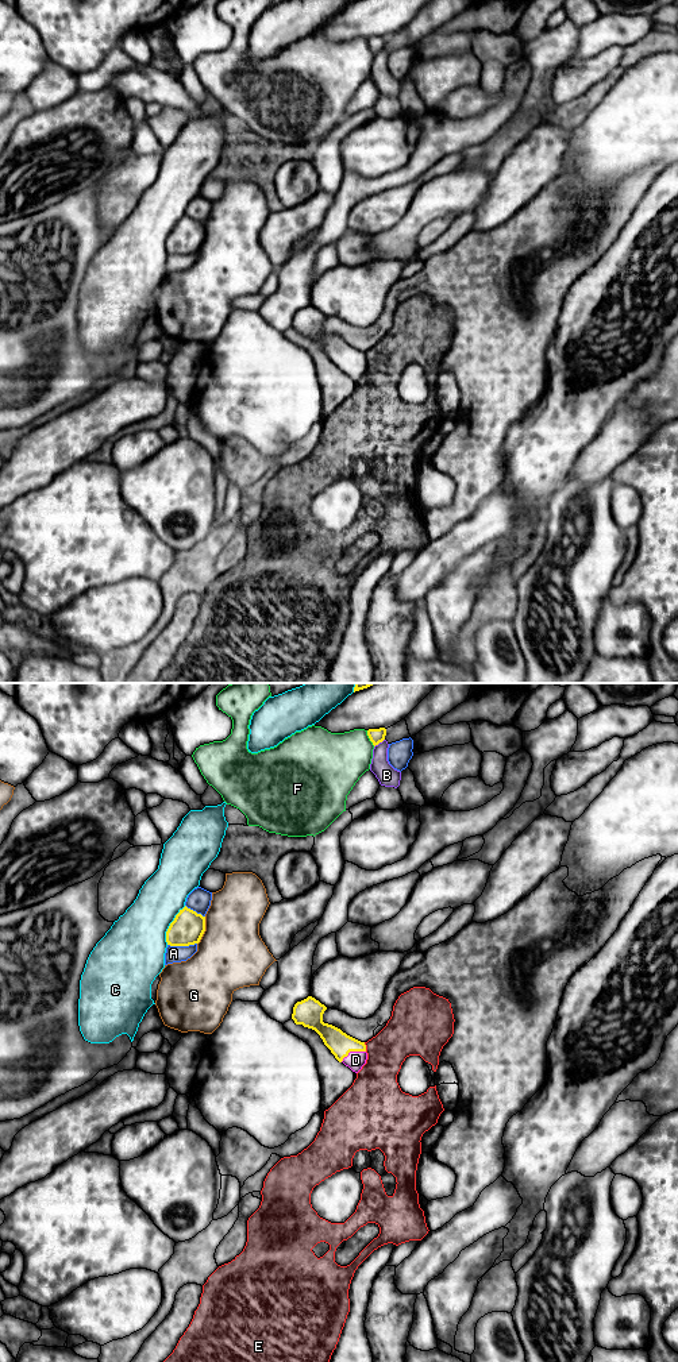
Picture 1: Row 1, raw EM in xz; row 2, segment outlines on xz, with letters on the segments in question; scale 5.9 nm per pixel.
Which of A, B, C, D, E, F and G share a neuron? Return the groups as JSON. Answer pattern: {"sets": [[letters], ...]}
{"sets": [["A"], ["B"], ["C"], ["D"], ["E"], ["F"], ["G"]]}

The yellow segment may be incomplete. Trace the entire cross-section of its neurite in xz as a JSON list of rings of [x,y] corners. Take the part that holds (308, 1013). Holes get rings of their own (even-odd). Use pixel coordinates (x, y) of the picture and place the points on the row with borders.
[[[308,996],[294,1004],[292,1019],[296,1025],[315,1030],[335,1058],[358,1073],[367,1060],[365,1042],[347,1035],[332,1025],[324,1023],[323,1014],[325,1010],[324,1004]]]

